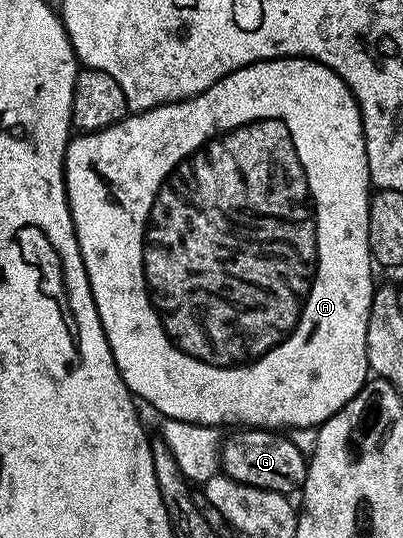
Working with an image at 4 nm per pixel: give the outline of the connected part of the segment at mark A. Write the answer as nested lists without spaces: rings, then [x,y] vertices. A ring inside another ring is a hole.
[[[267,58],[267,59],[264,59],[264,60],[258,60],[258,61],[256,61],[256,62],[253,62],[253,63],[252,63],[252,64],[250,64],[250,66],[244,66],[244,67],[243,67],[243,68],[239,68],[239,69],[238,69],[238,70],[236,70],[236,71],[235,71],[235,72],[231,72],[231,73],[230,73],[230,74],[228,74],[228,75],[227,75],[227,76],[223,76],[223,80],[219,80],[219,81],[218,81],[218,82],[216,82],[216,83],[215,83],[215,84],[211,84],[211,88],[210,88],[210,89],[209,89],[209,90],[204,90],[204,91],[203,91],[203,92],[199,92],[199,93],[198,93],[198,94],[196,94],[196,96],[194,96],[194,98],[185,98],[185,99],[184,99],[184,100],[183,100],[183,101],[181,101],[181,102],[164,102],[164,103],[163,103],[163,104],[162,104],[162,106],[156,106],[156,107],[155,107],[155,108],[151,108],[151,109],[150,109],[150,110],[142,110],[142,111],[140,111],[140,112],[133,112],[133,113],[130,113],[130,114],[129,114],[129,115],[128,115],[128,116],[127,116],[127,117],[125,117],[125,119],[123,119],[123,120],[122,120],[122,121],[121,121],[121,122],[117,122],[117,123],[115,123],[115,124],[114,124],[114,125],[113,125],[113,126],[108,126],[108,127],[107,127],[107,128],[103,128],[103,129],[102,129],[102,130],[91,130],[91,131],[88,131],[88,132],[81,132],[81,133],[78,133],[78,134],[77,134],[77,135],[76,135],[76,137],[74,137],[74,138],[73,138],[73,139],[72,139],[72,141],[70,141],[70,144],[69,144],[69,147],[68,147],[68,148],[67,148],[67,152],[66,152],[66,153],[65,153],[65,187],[66,187],[66,188],[67,188],[67,200],[68,200],[68,201],[69,201],[69,207],[70,207],[70,208],[71,208],[71,220],[72,220],[72,221],[73,221],[73,227],[74,227],[74,228],[75,228],[75,236],[76,236],[76,237],[77,237],[77,243],[78,243],[78,244],[79,244],[79,252],[80,252],[80,253],[81,253],[81,255],[82,255],[82,256],[83,256],[83,264],[84,264],[84,265],[85,265],[85,267],[86,267],[86,268],[87,268],[87,280],[88,280],[88,281],[89,281],[89,283],[90,283],[90,284],[91,284],[91,296],[92,296],[92,297],[93,297],[93,299],[94,299],[94,300],[95,300],[95,308],[96,308],[96,309],[97,309],[97,311],[98,311],[98,312],[99,312],[99,320],[100,320],[100,321],[101,321],[101,323],[102,323],[102,324],[103,324],[103,332],[104,332],[104,333],[105,333],[105,335],[106,335],[106,336],[107,336],[107,340],[108,340],[108,341],[109,341],[109,343],[110,343],[110,344],[111,344],[111,356],[115,356],[115,364],[116,364],[116,365],[117,365],[117,366],[118,366],[118,368],[120,368],[120,370],[121,370],[121,375],[122,375],[122,376],[123,376],[123,384],[127,384],[127,388],[128,388],[128,389],[129,389],[129,390],[130,390],[130,391],[131,391],[131,392],[132,392],[132,393],[133,393],[133,397],[134,397],[134,399],[137,399],[137,400],[140,400],[140,401],[141,401],[141,402],[142,402],[142,403],[144,403],[144,402],[143,402],[143,401],[145,401],[145,402],[150,402],[150,404],[151,404],[151,405],[153,405],[153,406],[154,406],[154,408],[155,408],[155,409],[157,409],[157,410],[158,410],[158,412],[159,412],[159,413],[161,413],[161,414],[162,414],[162,416],[163,416],[163,417],[162,417],[162,419],[165,419],[165,420],[172,420],[172,421],[174,421],[174,422],[190,422],[190,423],[191,423],[191,424],[199,424],[199,425],[200,425],[200,426],[216,426],[216,427],[218,427],[218,428],[226,428],[226,427],[225,427],[225,426],[233,426],[233,427],[229,427],[229,428],[260,428],[260,429],[262,429],[262,430],[272,430],[272,429],[274,429],[274,428],[280,428],[280,429],[281,429],[281,430],[282,430],[282,431],[285,431],[285,432],[292,432],[292,431],[295,431],[295,430],[311,430],[311,429],[314,429],[314,428],[320,428],[320,426],[322,426],[322,425],[323,425],[323,423],[325,423],[325,422],[326,422],[326,421],[327,421],[327,420],[328,420],[328,419],[329,419],[329,418],[330,418],[330,417],[331,417],[331,416],[335,416],[335,412],[339,412],[339,408],[343,408],[343,407],[344,407],[344,406],[346,406],[346,404],[348,404],[348,403],[349,403],[349,401],[350,401],[350,400],[351,400],[351,399],[353,399],[353,398],[354,398],[354,396],[356,396],[356,394],[357,394],[357,393],[358,393],[358,392],[359,392],[359,388],[363,388],[363,387],[364,387],[364,386],[365,386],[365,383],[366,383],[366,382],[368,382],[368,381],[369,381],[369,379],[370,379],[370,377],[371,377],[371,371],[370,371],[370,369],[369,369],[369,361],[368,361],[368,360],[367,360],[367,320],[368,320],[368,319],[369,319],[369,313],[370,313],[370,312],[371,312],[371,300],[372,300],[372,299],[373,299],[373,291],[374,291],[374,289],[375,289],[375,281],[374,281],[374,282],[373,282],[373,270],[374,270],[374,271],[375,271],[375,263],[374,263],[374,261],[373,261],[373,256],[372,256],[372,254],[370,254],[370,252],[369,252],[369,200],[370,200],[370,197],[371,197],[371,183],[370,183],[370,180],[369,180],[369,165],[368,165],[368,164],[367,164],[367,148],[366,148],[366,147],[365,147],[365,133],[364,133],[364,132],[363,132],[363,124],[362,124],[362,123],[361,123],[361,110],[360,110],[360,109],[359,109],[359,107],[358,107],[358,106],[357,106],[357,101],[356,101],[356,100],[355,100],[355,96],[354,96],[354,95],[353,95],[353,93],[352,93],[352,92],[351,92],[351,88],[347,88],[347,84],[346,84],[346,83],[345,83],[345,82],[344,82],[344,80],[343,80],[343,79],[342,79],[342,78],[341,78],[341,77],[340,77],[340,76],[338,76],[338,74],[336,74],[336,73],[335,73],[335,72],[334,72],[334,71],[333,71],[333,70],[332,70],[332,69],[331,69],[331,68],[327,68],[327,67],[326,67],[326,66],[324,66],[324,65],[323,65],[323,64],[319,64],[319,63],[318,63],[318,62],[316,62],[316,61],[315,61],[315,60],[313,60],[313,59],[312,59],[312,58]]]

